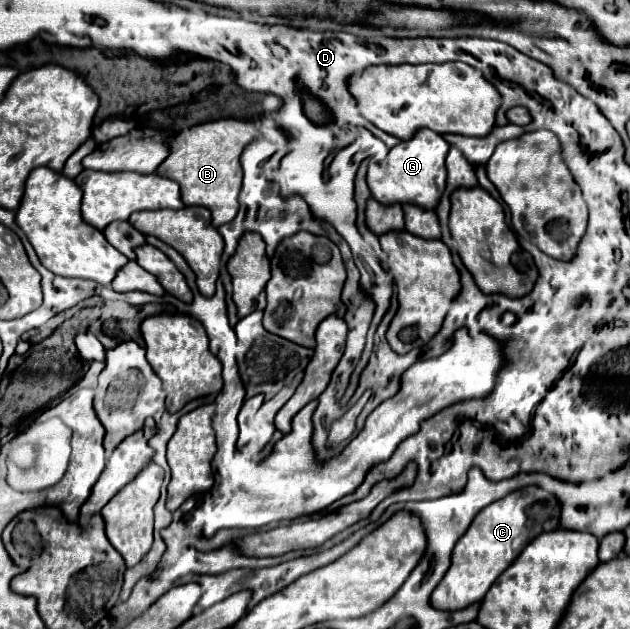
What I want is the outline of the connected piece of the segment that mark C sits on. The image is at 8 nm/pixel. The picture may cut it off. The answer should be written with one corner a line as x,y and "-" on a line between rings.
530,485
524,491
512,491
504,499
490,503
474,517
470,529
456,543
452,565
432,593
432,605
442,611
458,611
482,601
500,573
534,537
556,529
560,529
560,503
552,493
536,485

